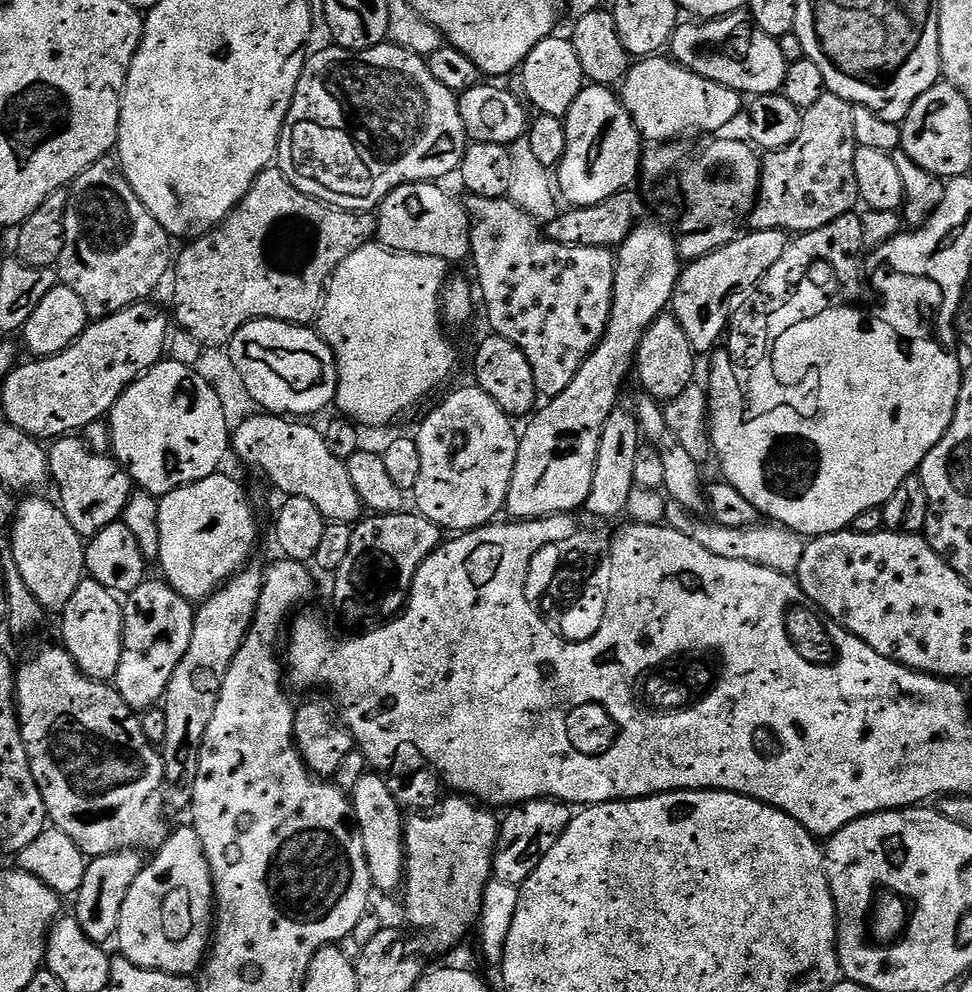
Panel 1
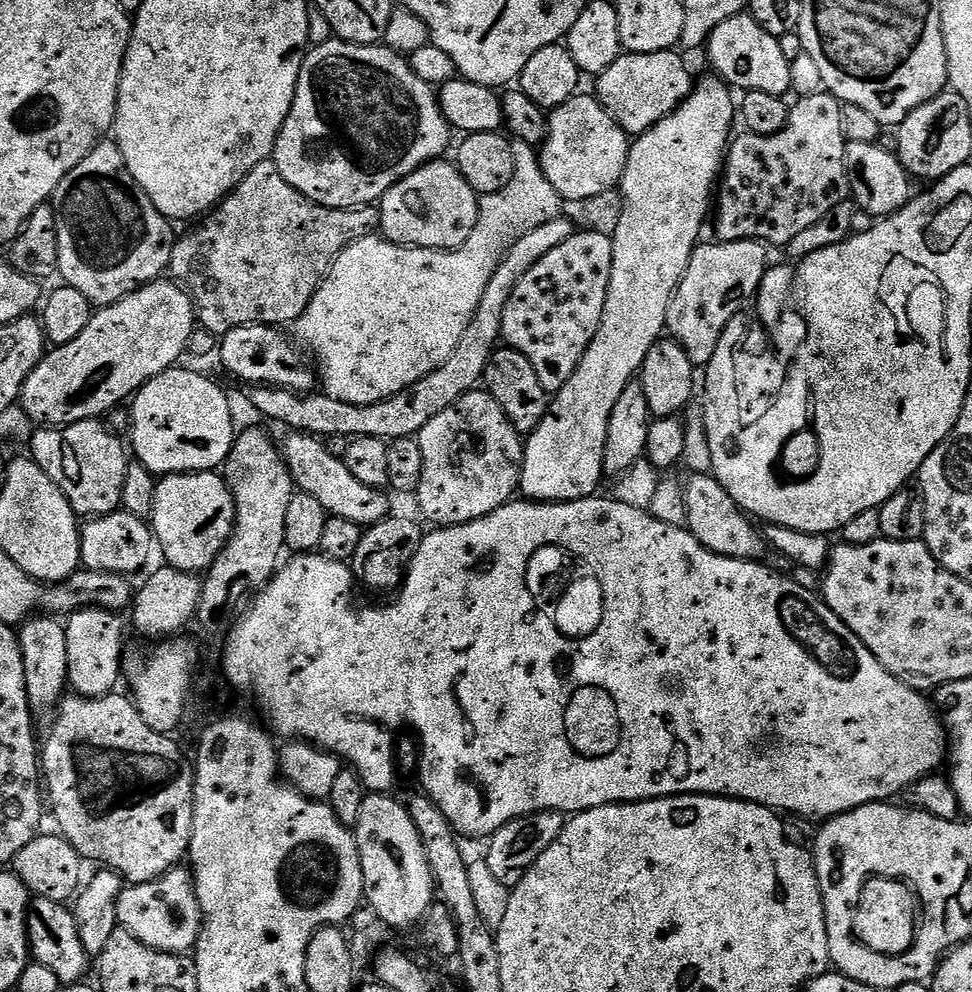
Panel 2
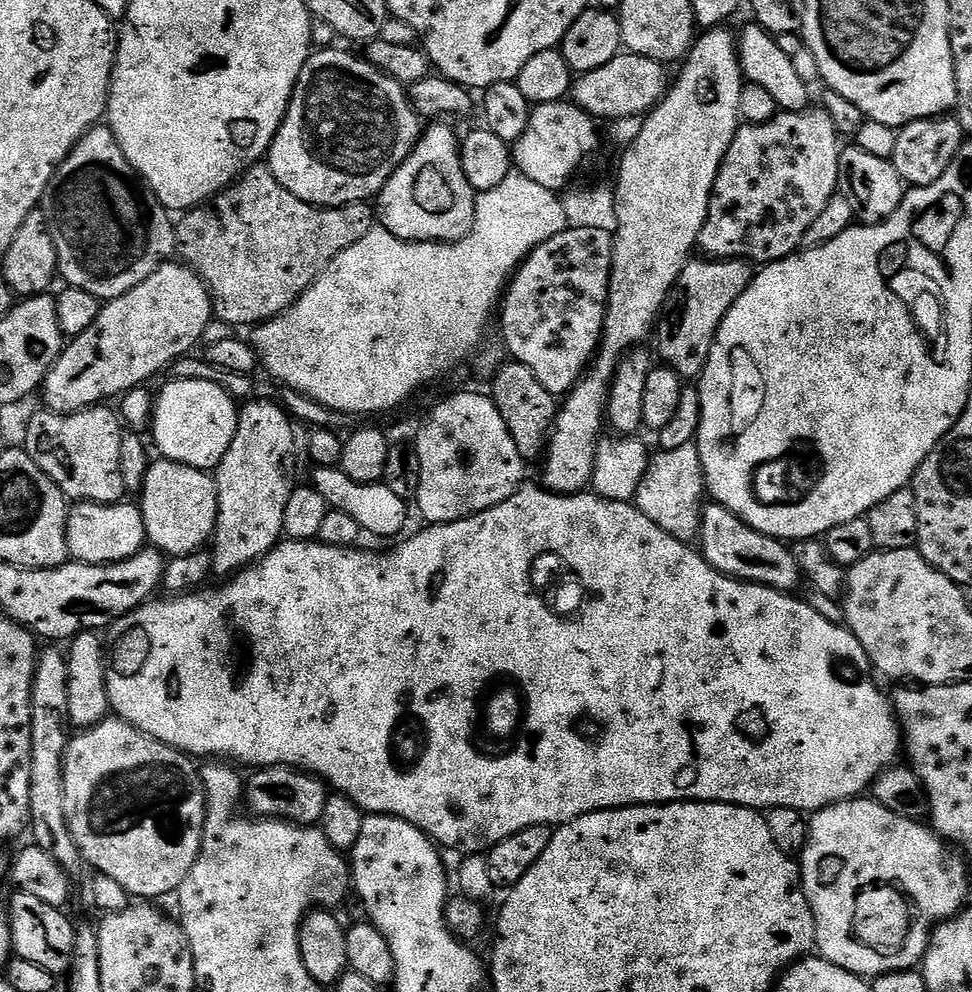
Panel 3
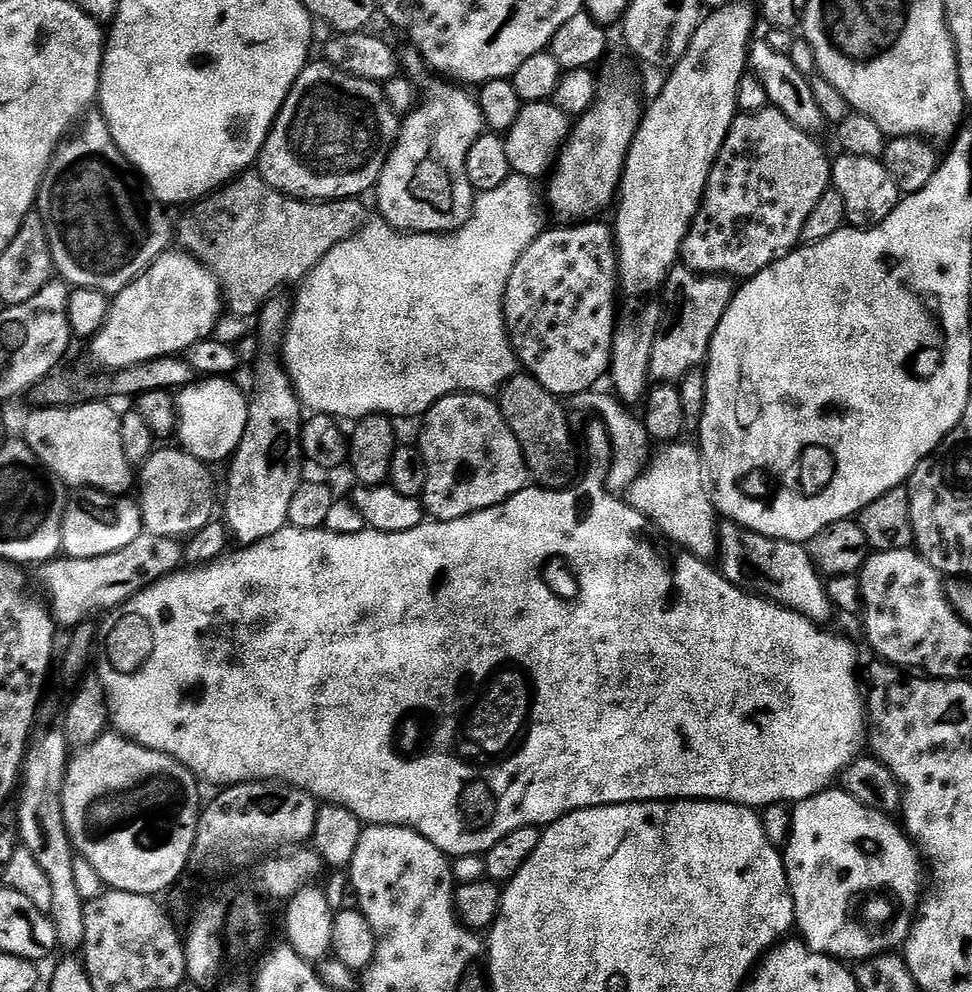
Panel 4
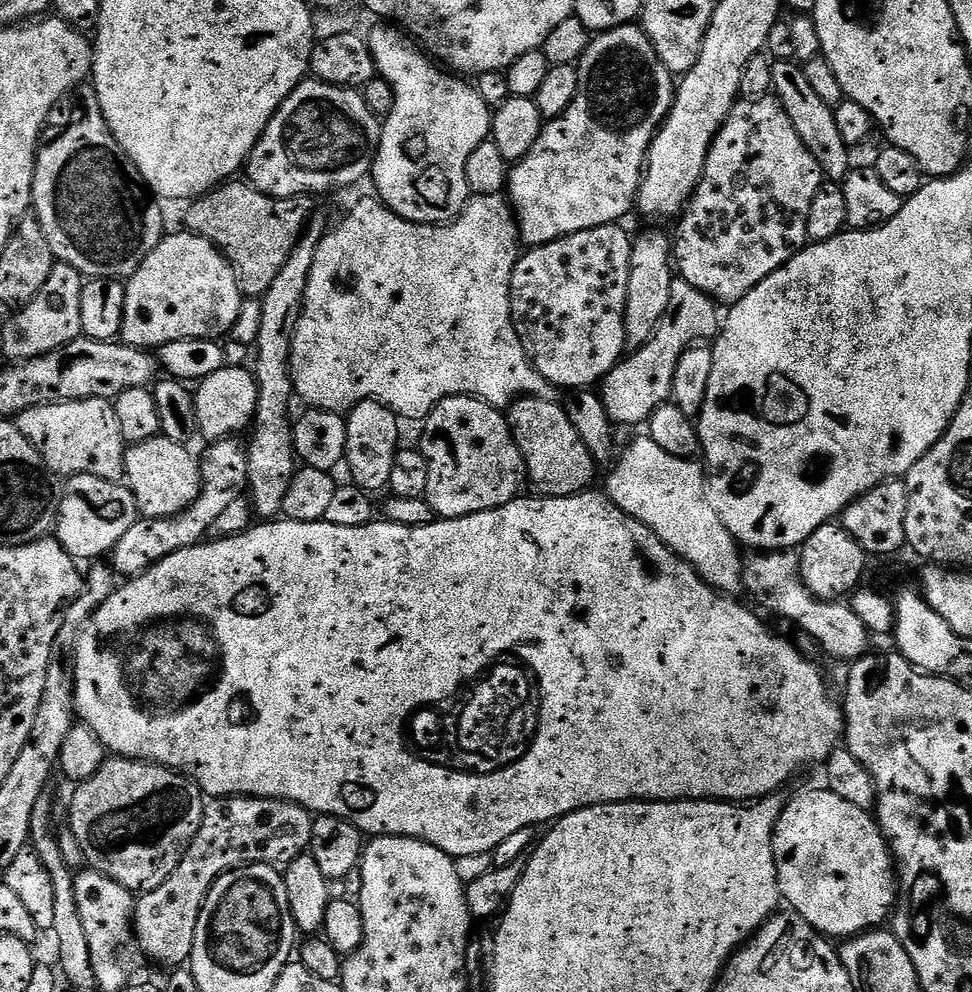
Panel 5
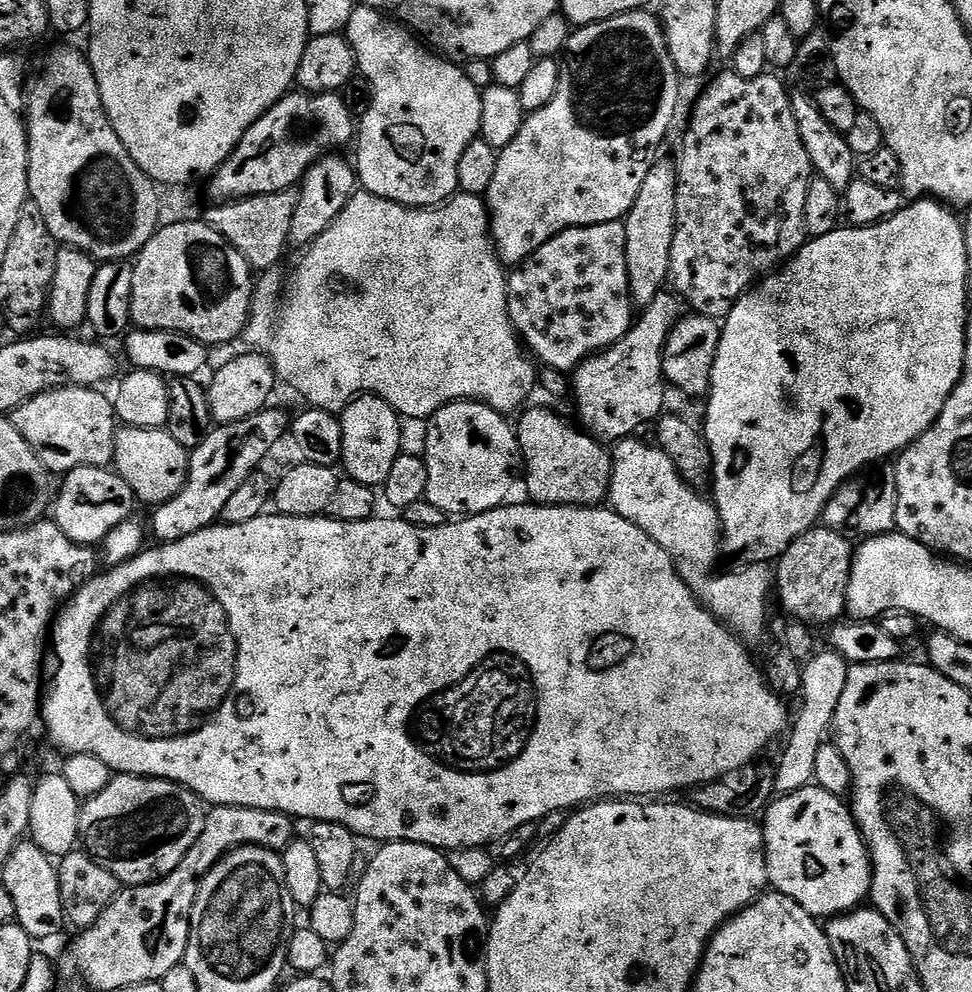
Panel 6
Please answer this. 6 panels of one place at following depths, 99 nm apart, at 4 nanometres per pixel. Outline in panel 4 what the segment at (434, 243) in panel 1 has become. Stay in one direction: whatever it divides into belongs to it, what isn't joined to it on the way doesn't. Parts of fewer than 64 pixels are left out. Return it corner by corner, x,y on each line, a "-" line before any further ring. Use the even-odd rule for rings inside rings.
432,78
422,84
422,95
418,106
403,117
400,132
392,153
384,162
384,169
374,189
376,204
380,207
383,223
400,232
456,232
472,216
474,193
470,178
466,178
466,154
479,136
485,135
486,129
482,110
477,97
471,91
457,86
444,78

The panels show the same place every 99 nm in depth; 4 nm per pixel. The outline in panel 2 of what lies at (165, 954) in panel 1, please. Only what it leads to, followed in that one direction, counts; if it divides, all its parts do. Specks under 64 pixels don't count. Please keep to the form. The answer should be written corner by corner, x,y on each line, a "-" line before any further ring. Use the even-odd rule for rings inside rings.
184,866
171,868
166,875
148,884
125,887
118,897
119,927
134,934
138,942
159,952
191,953
200,937
201,923
196,885
191,871

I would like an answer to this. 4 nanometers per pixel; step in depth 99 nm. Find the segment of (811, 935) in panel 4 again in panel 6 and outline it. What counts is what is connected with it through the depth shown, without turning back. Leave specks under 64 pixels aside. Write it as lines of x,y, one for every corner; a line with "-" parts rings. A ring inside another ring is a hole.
809,786
773,799
762,818
768,883
775,891
789,896
817,918
842,916
845,912
859,909
869,899
872,891
872,857
868,854
864,834
852,816
851,807
841,797

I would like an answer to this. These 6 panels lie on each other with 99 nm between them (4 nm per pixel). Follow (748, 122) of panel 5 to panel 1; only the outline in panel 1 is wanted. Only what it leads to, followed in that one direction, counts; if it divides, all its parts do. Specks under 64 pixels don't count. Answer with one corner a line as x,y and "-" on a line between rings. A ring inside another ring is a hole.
825,91
824,96
818,98
818,102
814,102
814,106
803,109
798,138
794,138
790,146
777,152
767,153
759,165
758,180
762,187
746,217
747,227
751,231
778,230
799,234
818,230
834,222
834,218
842,218
842,214
857,211
861,199
858,190
858,174
854,172
854,158
858,145
854,134
852,110
853,105
829,91

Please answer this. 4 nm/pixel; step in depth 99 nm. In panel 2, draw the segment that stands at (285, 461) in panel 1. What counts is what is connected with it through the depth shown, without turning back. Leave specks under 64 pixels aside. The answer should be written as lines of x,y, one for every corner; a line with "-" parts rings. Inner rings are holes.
288,434
284,444
282,440
282,455
288,463
293,485
299,491
310,494
310,498
315,498
329,516
346,518
346,522
367,526
382,522
390,515
389,493
358,482
358,478
354,478
354,474
346,470
343,459
330,454
327,443
321,442
317,437

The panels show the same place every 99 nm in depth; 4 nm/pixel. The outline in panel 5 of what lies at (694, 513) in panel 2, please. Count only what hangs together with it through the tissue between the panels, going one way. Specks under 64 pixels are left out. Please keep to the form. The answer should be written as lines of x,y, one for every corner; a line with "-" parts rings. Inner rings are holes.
799,551
769,552
763,559
764,572
760,568
745,567
744,588
766,611
773,612
774,615
781,616
782,619
789,620
792,624
800,624
801,630
810,639
817,640
836,660
855,662
860,657
869,655
868,640
870,641
870,633
866,626
862,624
862,618
858,618
858,614
854,614
851,603
841,602
840,600
817,600
816,595
805,586
803,578
800,577

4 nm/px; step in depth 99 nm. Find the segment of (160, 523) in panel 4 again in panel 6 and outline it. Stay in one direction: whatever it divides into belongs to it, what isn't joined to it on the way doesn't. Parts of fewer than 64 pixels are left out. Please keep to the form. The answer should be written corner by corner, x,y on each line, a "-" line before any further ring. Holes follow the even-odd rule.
121,427
114,442
114,470
124,479
126,486
136,495
141,505
159,506
170,502
188,484
188,462
190,452
178,444
164,428
126,428

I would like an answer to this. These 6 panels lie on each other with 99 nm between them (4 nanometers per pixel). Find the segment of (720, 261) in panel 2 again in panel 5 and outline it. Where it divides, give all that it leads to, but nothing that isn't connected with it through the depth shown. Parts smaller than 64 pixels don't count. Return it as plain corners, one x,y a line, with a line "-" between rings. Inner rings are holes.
673,279
668,314
656,327
655,334
642,347
625,355
602,381
602,399
606,414
613,425
643,425
651,420
654,410
671,401
678,358
682,358
684,351
693,344
711,341
717,335
722,316
716,311
716,301
702,294
702,290
694,290
694,286
690,286
690,282
685,280

